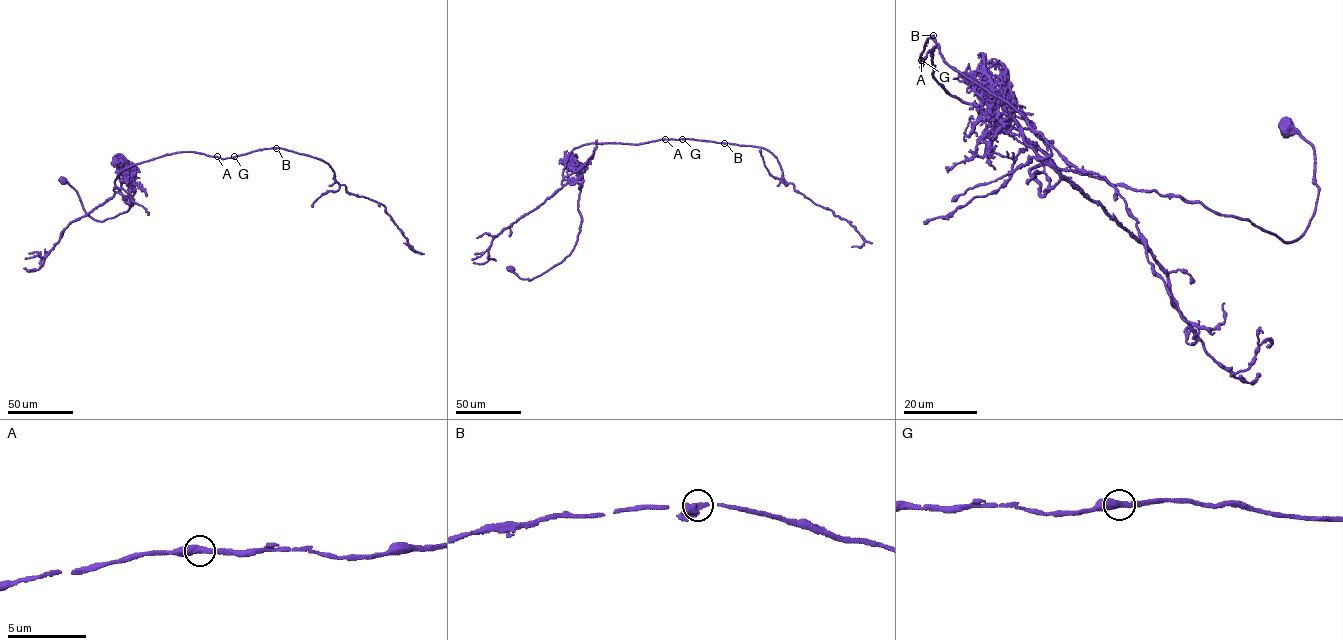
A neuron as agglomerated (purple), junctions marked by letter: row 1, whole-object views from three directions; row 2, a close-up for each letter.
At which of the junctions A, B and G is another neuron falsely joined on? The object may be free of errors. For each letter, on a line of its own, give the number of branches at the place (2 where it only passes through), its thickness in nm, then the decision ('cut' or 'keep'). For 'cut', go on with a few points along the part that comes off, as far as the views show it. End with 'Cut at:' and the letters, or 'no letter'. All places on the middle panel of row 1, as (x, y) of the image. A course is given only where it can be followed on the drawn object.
A: 2 | 400 nm | keep
B: 2 | 440 nm | keep
G: 2 | 400 nm | keep
Cut at: no letter

